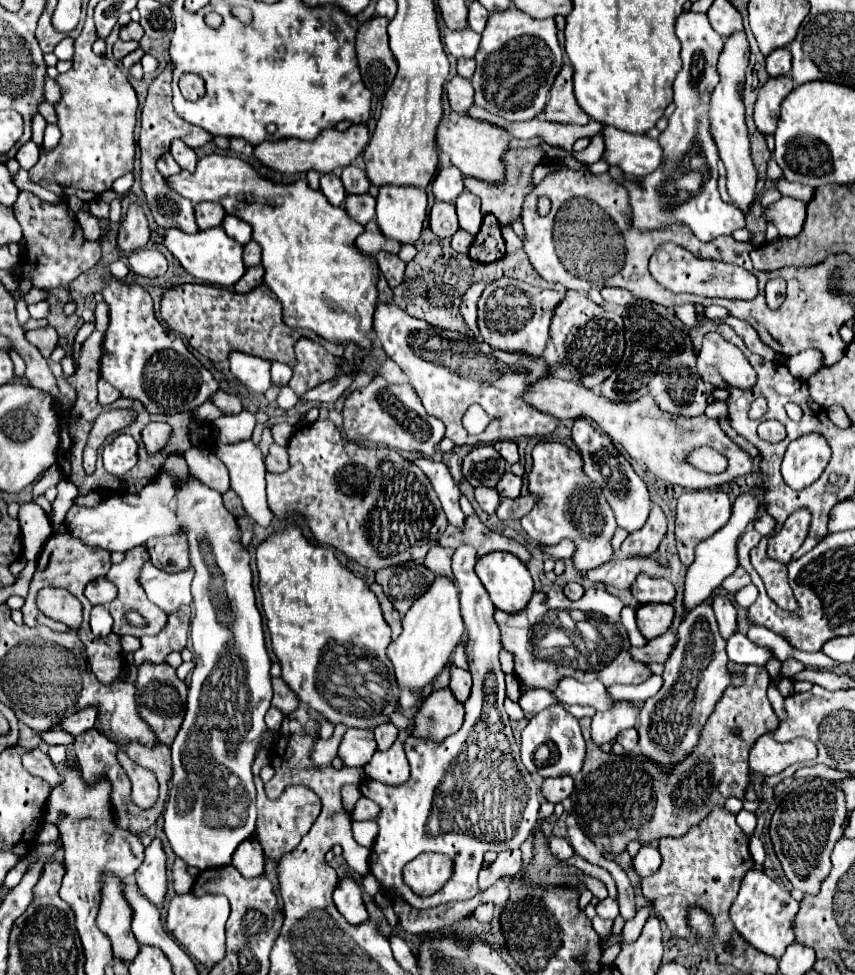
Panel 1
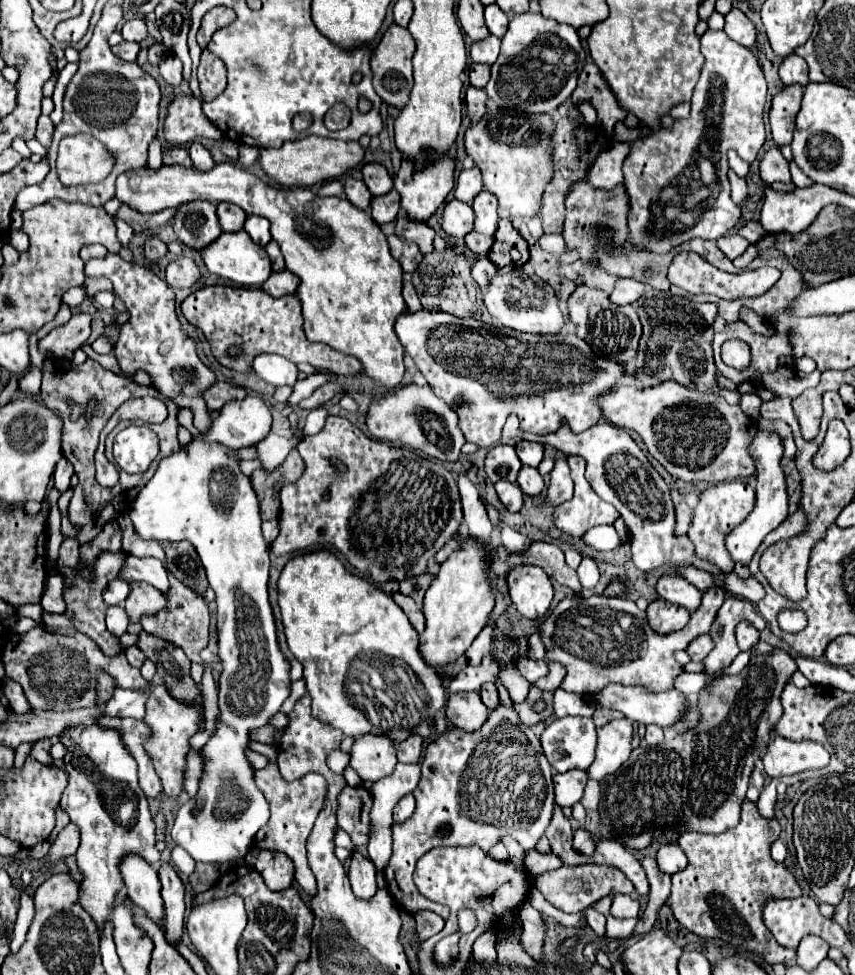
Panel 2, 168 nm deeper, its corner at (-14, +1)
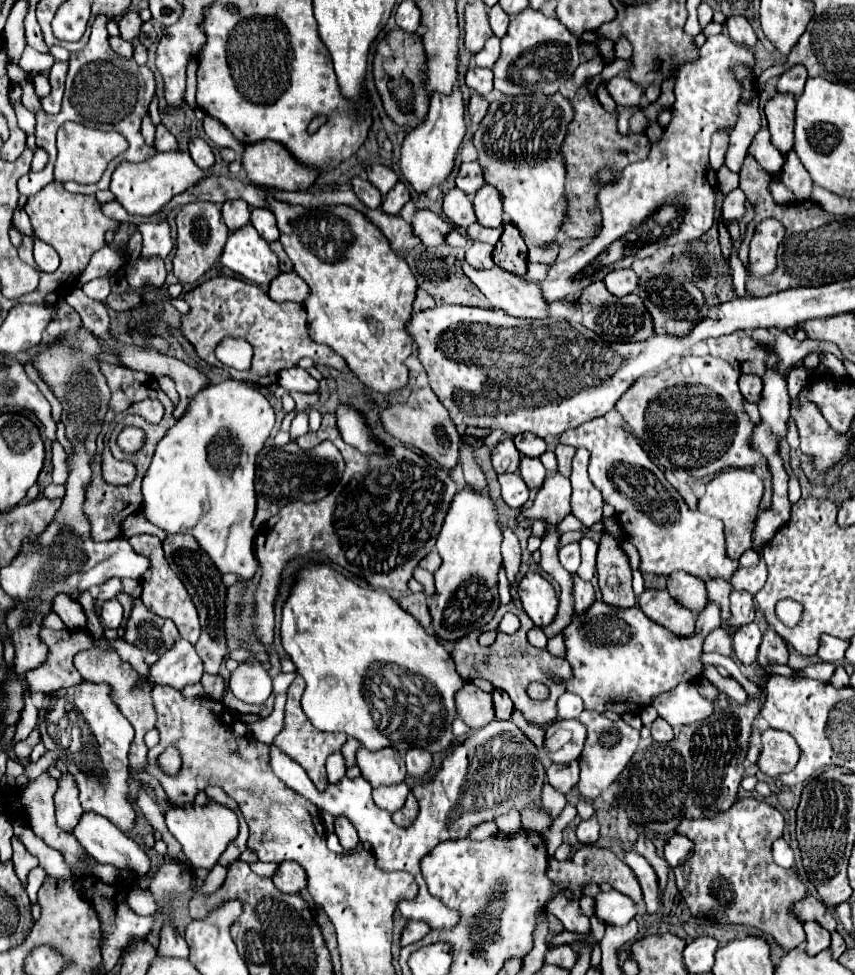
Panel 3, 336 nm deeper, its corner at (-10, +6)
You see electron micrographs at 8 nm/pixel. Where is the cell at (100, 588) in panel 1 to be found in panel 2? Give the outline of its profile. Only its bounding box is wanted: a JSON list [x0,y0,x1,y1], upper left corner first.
[104,579,130,605]

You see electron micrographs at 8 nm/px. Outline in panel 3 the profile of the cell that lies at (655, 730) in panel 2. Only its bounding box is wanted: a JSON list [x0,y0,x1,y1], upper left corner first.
[652,718,674,742]

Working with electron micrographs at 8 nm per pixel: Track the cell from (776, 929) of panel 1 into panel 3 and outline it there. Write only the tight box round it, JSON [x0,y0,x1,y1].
[794,896,838,932]

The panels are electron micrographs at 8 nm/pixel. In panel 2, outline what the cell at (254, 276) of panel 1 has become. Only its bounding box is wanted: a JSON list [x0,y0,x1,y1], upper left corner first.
[262,271,298,297]

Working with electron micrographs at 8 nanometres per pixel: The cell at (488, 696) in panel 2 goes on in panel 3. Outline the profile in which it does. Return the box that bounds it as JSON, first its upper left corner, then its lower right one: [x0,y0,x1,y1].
[492,688,514,720]

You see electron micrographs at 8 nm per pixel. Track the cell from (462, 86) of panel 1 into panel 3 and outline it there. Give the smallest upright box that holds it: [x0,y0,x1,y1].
[468,94,488,124]

